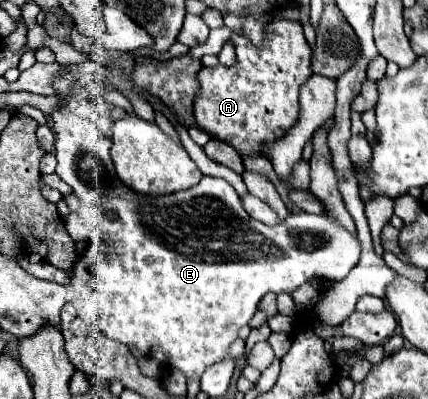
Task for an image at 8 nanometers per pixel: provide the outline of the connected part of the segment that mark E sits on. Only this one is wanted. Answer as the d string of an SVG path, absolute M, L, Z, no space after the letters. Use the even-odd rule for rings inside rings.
M71 63L71 65L61 65L61 69L65 69L65 73L61 77L57 77L53 81L53 89L55 89L55 95L57 99L61 101L61 107L53 109L51 113L51 119L53 119L53 133L55 133L55 155L57 155L57 175L61 177L61 181L65 181L73 193L79 197L81 209L77 212L72 212L73 215L77 215L81 219L81 223L87 227L87 233L89 233L89 239L93 241L99 241L97 243L97 249L91 257L91 251L85 252L83 255L79 255L79 259L72 267L71 282L67 285L73 287L73 299L68 301L61 311L61 327L63 327L63 321L77 321L77 335L79 339L91 339L91 325L97 325L107 337L115 339L115 341L121 341L129 347L135 347L139 349L143 355L151 355L153 359L157 359L161 365L165 367L177 367L179 371L183 371L187 377L191 375L203 375L203 371L221 361L221 359L227 359L229 357L229 345L237 339L237 331L247 325L253 317L253 313L257 311L257 303L261 301L261 297L265 293L293 293L299 285L311 281L313 277L325 277L325 279L333 279L333 281L341 281L347 277L347 273L357 265L359 257L361 257L361 243L355 235L351 235L349 231L345 231L339 223L335 223L335 219L327 217L327 215L309 215L309 213L301 213L301 215L289 215L287 221L279 223L277 227L269 227L269 225L263 225L261 221L255 221L247 215L247 211L243 209L241 201L239 201L239 195L237 191L225 181L225 179L219 179L219 177L203 177L195 187L191 189L185 189L185 191L177 191L177 193L171 193L171 195L161 195L161 197L149 197L149 195L139 195L131 189L127 189L115 175L115 167L113 167L113 161L109 157L109 145L111 145L111 125L113 125L113 119L111 119L111 105L105 103L103 99L91 99L89 91L85 85L79 83L79 79L85 75L85 69L83 69L85 63Z

